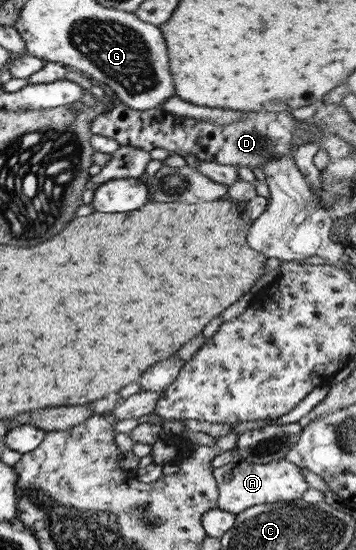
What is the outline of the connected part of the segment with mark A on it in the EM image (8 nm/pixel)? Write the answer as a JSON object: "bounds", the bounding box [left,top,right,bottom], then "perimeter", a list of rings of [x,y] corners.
{"bounds":[212,458,309,515],"perimeter":[[[284,458],[266,463],[231,461],[212,473],[218,486],[218,508],[236,515],[253,506],[299,501],[309,488],[302,469]]]}

